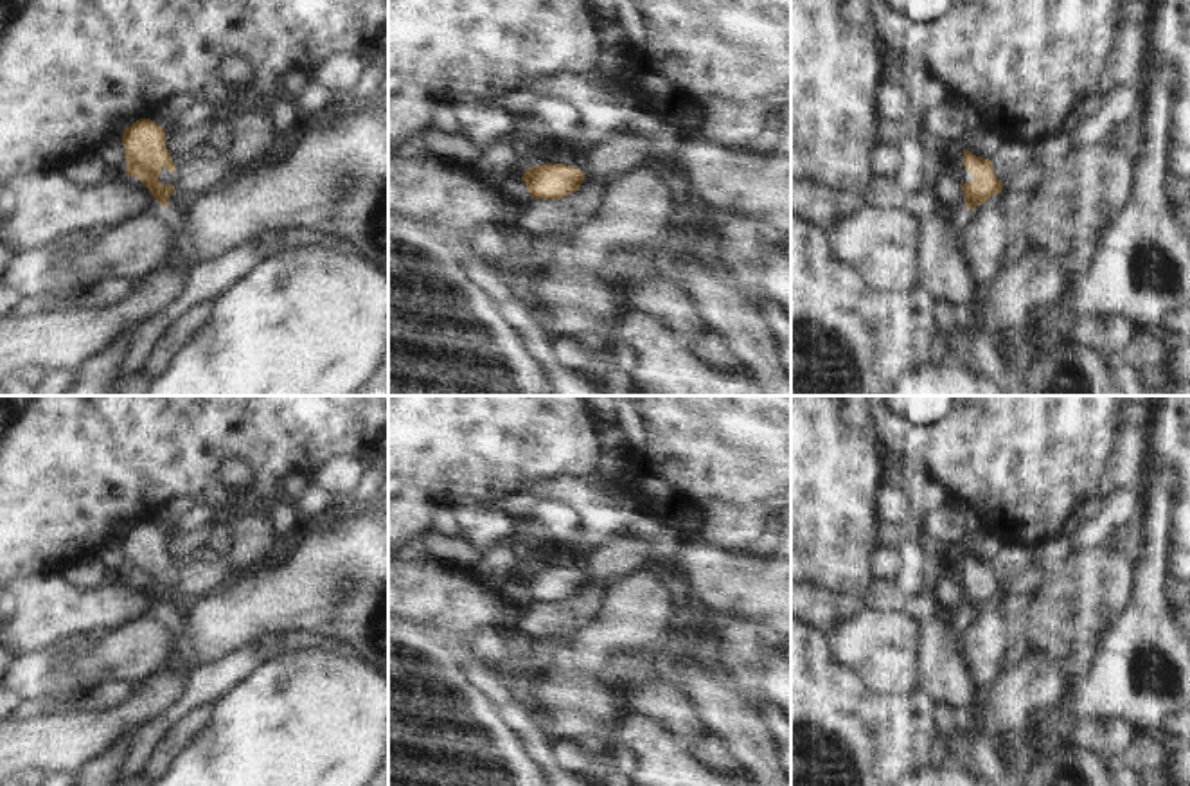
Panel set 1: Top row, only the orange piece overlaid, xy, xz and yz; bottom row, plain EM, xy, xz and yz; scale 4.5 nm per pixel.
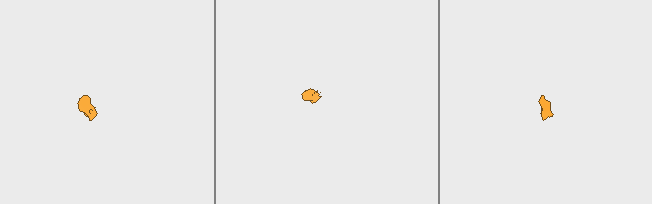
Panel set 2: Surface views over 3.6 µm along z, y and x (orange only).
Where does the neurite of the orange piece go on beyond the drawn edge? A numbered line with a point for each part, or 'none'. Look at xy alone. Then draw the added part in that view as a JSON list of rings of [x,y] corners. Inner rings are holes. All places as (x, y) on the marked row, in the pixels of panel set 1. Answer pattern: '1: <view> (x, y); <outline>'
1: xy (198, 173); [[[219,153],[218,156],[192,155],[174,173],[164,167],[158,174],[162,185],[171,183],[178,191],[200,191],[207,192],[218,187],[234,173],[232,164]]]
2: xy (51, 204); [[[41,169],[4,185],[14,196],[14,210],[0,241],[14,254],[52,246],[81,232],[101,234],[135,214],[158,210],[156,198],[137,176],[79,178],[68,169]]]

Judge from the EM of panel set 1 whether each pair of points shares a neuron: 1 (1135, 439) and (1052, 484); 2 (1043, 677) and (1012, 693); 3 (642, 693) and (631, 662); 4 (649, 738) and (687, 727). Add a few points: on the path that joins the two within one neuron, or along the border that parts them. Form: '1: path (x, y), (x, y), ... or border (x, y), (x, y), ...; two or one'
1: border (1122, 423), (1099, 490); two
2: path (1036, 682), (1020, 691); one
3: border (653, 677), (628, 680), (615, 691); two
4: border (631, 713), (655, 718), (685, 750); two

